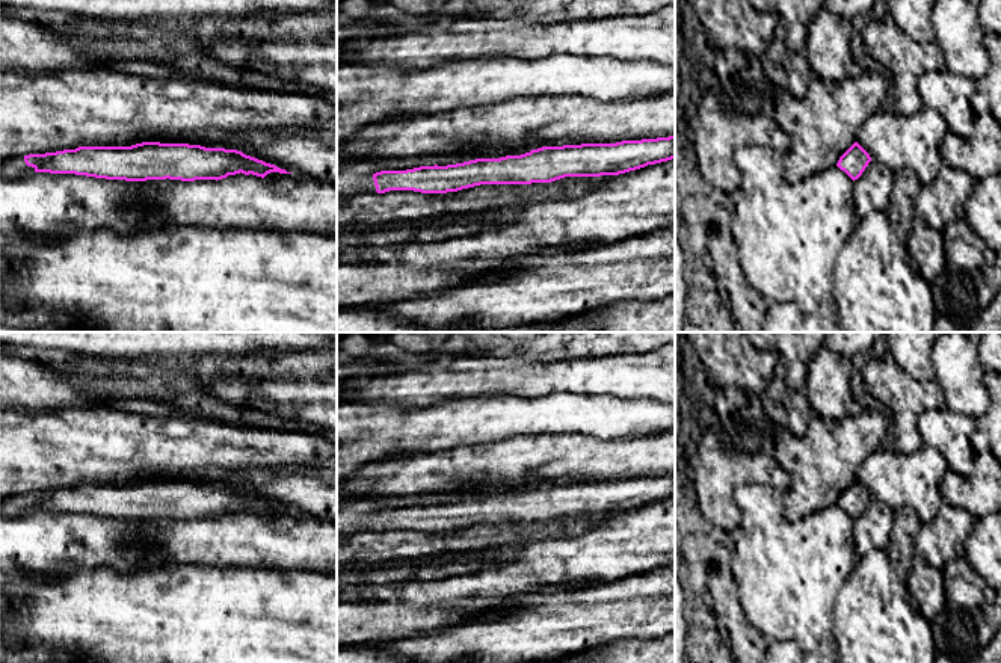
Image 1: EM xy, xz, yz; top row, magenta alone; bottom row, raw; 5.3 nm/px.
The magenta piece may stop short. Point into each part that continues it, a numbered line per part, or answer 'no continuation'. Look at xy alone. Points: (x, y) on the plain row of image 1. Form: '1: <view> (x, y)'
1: xy (15, 506)

